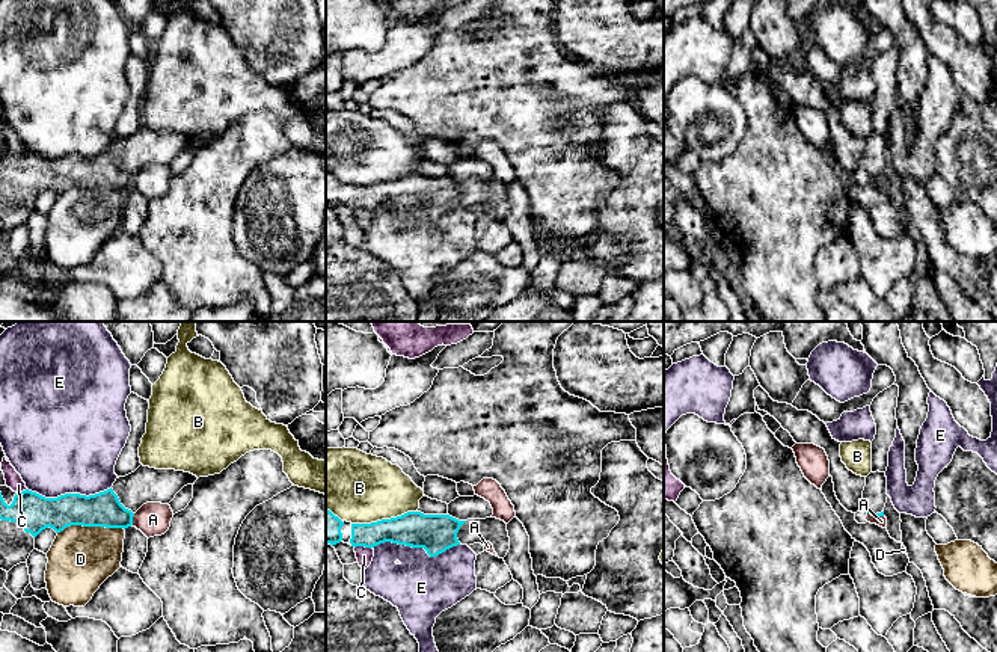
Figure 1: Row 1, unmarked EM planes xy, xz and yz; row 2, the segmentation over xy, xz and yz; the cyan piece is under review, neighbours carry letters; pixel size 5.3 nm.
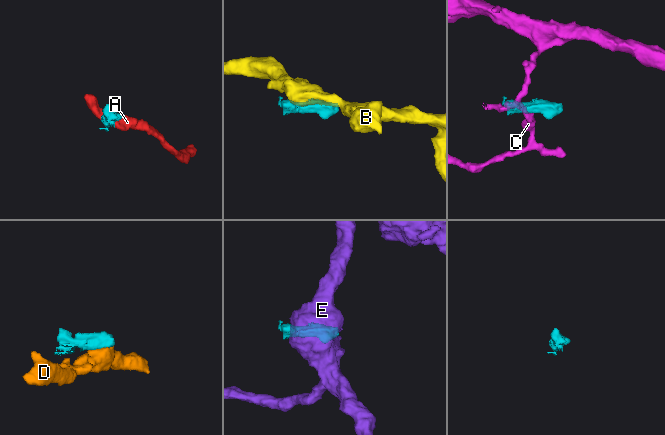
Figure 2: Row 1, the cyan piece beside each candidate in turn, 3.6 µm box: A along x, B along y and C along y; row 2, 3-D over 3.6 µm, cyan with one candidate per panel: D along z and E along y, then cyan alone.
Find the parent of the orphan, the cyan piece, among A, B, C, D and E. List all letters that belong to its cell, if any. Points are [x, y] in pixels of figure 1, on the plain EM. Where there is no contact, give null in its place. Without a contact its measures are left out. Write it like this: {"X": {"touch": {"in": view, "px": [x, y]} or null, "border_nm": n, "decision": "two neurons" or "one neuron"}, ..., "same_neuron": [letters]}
{"A": {"touch": {"in": "xy", "px": [131, 181]}, "border_nm": 70, "decision": "two neurons"}, "B": {"touch": {"in": "xz", "px": [383, 181]}, "border_nm": 360, "decision": "two neurons"}, "C": {"touch": {"in": "xz", "px": [362, 207]}, "border_nm": 100, "decision": "two neurons"}, "D": {"touch": {"in": "xy", "px": [91, 187]}, "border_nm": 360, "decision": "two neurons"}, "E": {"touch": {"in": "xz", "px": [417, 209]}, "border_nm": 480, "decision": "two neurons"}, "same_neuron": []}

